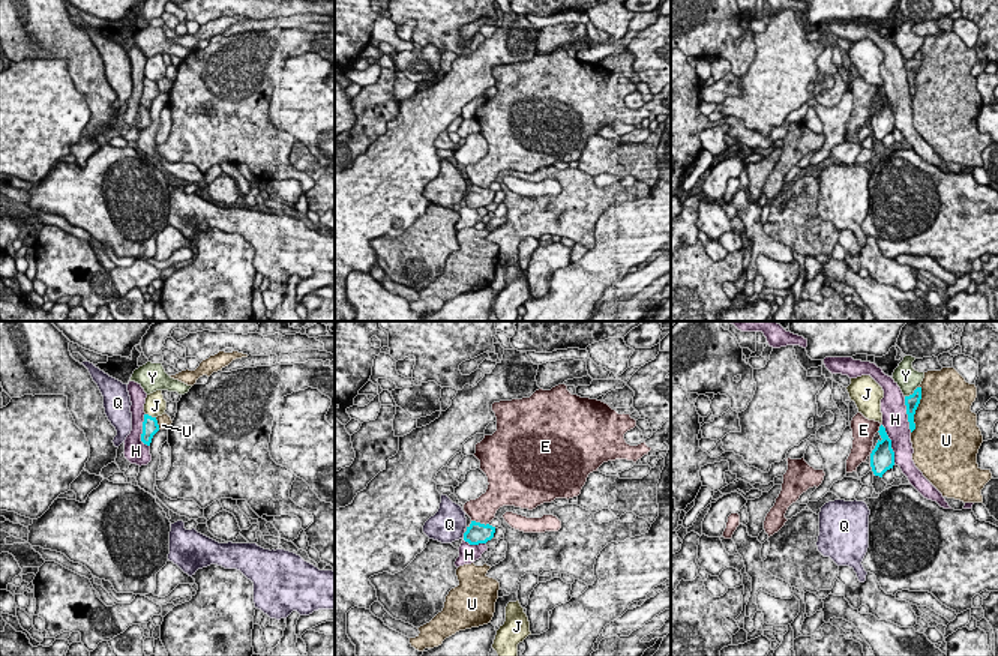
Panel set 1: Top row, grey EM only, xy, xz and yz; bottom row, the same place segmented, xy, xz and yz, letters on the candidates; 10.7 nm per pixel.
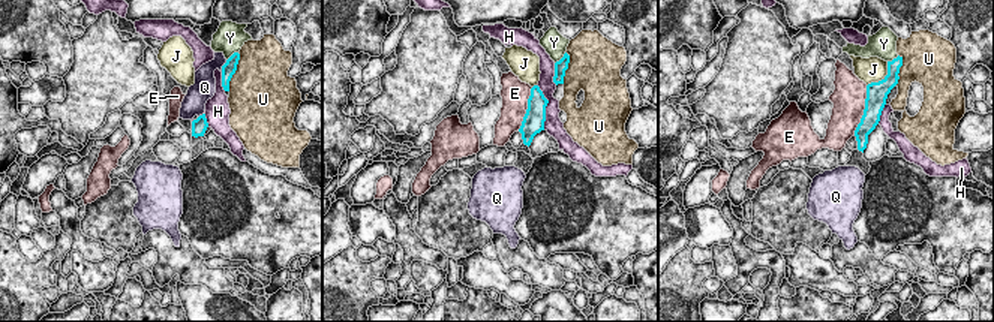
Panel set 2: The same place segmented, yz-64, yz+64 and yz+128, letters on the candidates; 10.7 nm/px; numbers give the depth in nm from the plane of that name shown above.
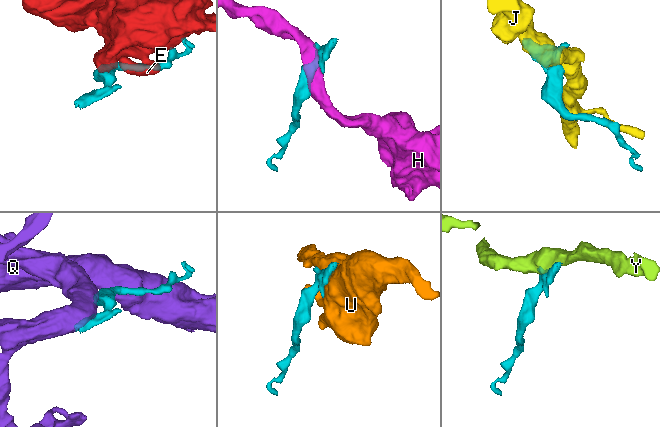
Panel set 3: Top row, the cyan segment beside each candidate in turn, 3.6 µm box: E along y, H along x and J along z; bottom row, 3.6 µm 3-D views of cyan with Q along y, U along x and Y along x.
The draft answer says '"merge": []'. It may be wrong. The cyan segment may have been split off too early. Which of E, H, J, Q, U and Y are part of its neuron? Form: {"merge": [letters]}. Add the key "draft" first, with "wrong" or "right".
{"draft": "right", "merge": []}

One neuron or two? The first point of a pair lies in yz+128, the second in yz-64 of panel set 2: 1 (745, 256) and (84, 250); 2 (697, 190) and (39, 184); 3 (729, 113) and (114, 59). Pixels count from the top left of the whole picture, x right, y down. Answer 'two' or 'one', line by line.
1: one
2: one
3: one

